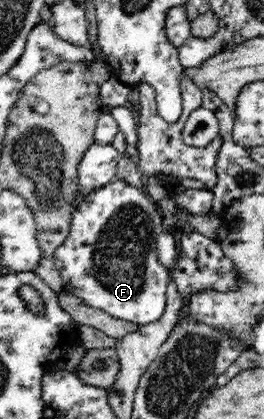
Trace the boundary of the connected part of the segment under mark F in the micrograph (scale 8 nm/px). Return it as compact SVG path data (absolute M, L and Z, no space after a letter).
M121 178L85 193L73 212L66 240L56 248L53 256L64 290L76 295L86 306L99 308L137 325L156 322L162 316L167 303L167 286L171 280L171 268L160 264L156 252L157 238L163 232L163 216L161 209L147 193Z

